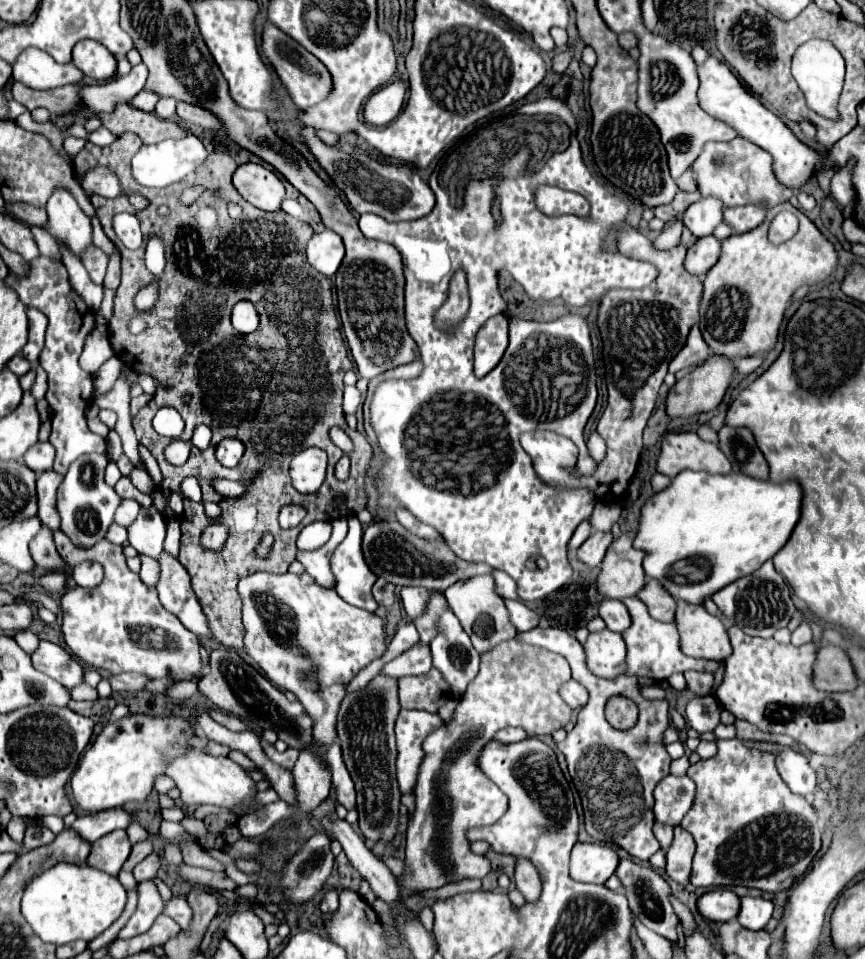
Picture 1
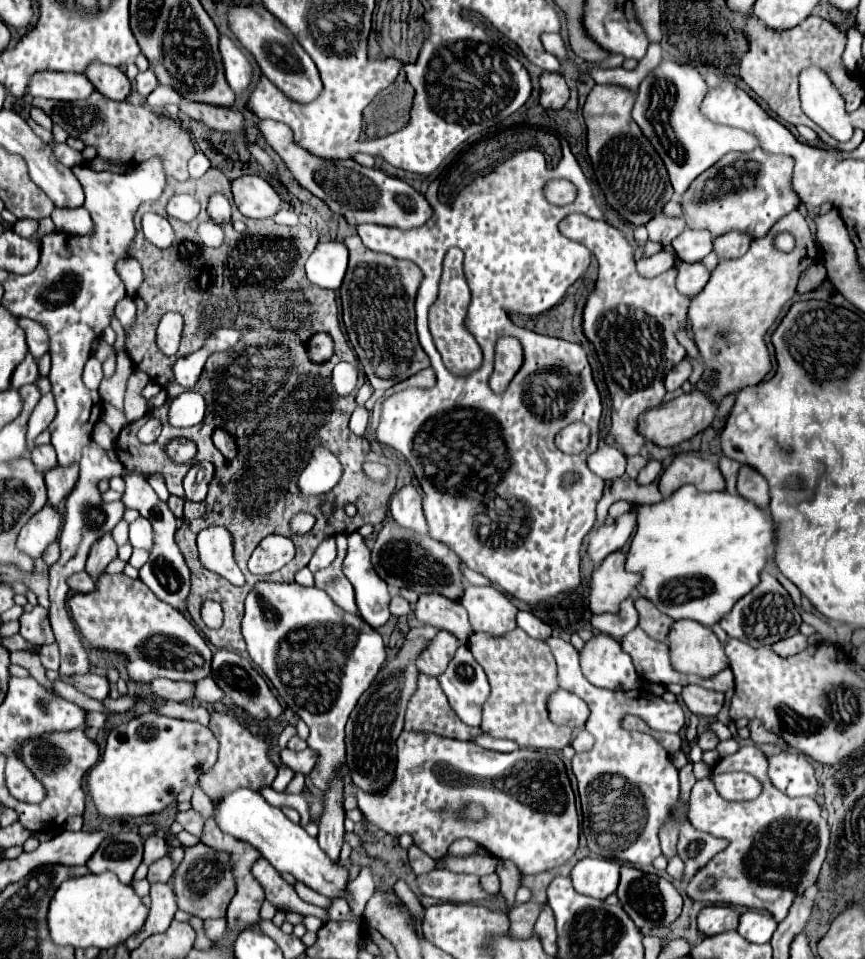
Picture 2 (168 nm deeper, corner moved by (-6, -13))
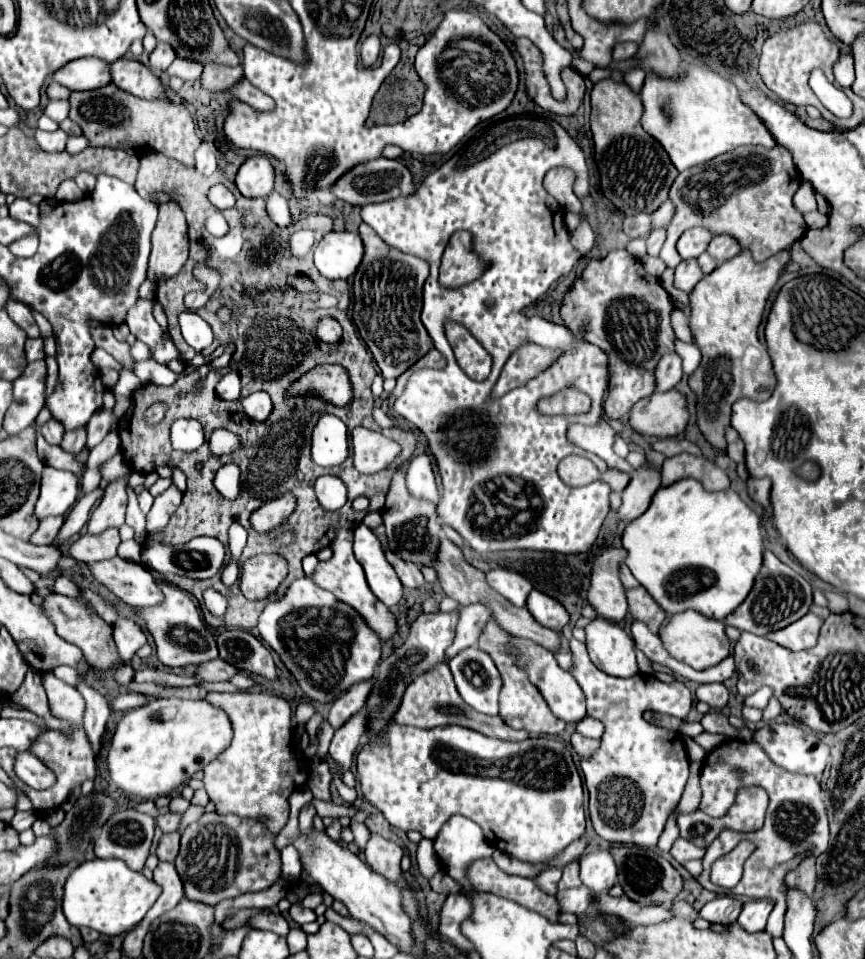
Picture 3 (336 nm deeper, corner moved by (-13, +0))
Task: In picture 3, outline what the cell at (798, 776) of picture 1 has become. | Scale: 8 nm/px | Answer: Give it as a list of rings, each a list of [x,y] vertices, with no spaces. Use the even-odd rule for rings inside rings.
[[[767,722],[761,728],[753,732],[753,740],[767,752],[767,756],[781,768],[799,772],[799,774],[813,774],[821,776],[827,762],[829,762],[829,746],[819,740],[813,730],[807,730],[801,724],[777,724],[777,722]]]

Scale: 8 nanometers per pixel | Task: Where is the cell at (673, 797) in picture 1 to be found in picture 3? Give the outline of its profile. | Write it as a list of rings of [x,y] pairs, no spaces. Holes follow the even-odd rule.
[[[679,838],[679,840],[673,844],[673,848],[671,848],[671,856],[673,856],[679,864],[683,864],[683,862],[687,862],[687,860],[703,858],[703,854],[705,854],[703,848],[697,848],[695,844],[691,844],[691,842],[683,840],[683,838]]]

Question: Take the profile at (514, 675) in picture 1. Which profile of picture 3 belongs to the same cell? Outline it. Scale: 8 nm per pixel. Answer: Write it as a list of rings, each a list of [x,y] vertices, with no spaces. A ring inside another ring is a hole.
[[[491,620],[485,626],[485,630],[483,630],[481,638],[479,638],[479,648],[489,652],[489,656],[493,658],[493,662],[499,668],[501,678],[503,678],[503,690],[499,694],[499,706],[501,706],[499,716],[511,728],[527,730],[529,734],[539,734],[541,736],[541,734],[559,734],[559,732],[563,732],[565,722],[559,720],[557,716],[553,716],[553,712],[549,712],[549,706],[543,700],[541,692],[527,680],[527,674],[521,668],[515,666],[515,658],[507,652],[507,644],[505,644],[507,640],[509,640],[509,634],[503,628],[499,628],[499,624],[495,620]]]

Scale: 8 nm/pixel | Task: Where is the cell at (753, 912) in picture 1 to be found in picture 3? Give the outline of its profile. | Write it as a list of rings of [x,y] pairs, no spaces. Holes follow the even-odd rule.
[[[749,900],[743,904],[743,910],[737,922],[747,932],[761,932],[767,924],[771,910],[773,910],[771,900]]]

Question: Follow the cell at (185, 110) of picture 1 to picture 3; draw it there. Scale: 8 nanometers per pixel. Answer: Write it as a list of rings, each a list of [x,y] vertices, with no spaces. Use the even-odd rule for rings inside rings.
[[[205,64],[203,74],[201,74],[201,86],[213,92],[225,92],[241,78],[243,78],[241,66],[229,68],[225,64]]]

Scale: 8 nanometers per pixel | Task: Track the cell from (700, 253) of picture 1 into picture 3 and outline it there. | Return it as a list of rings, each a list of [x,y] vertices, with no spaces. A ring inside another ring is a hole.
[[[683,260],[675,268],[675,282],[673,284],[675,284],[675,288],[689,294],[701,278],[703,278],[703,270],[699,268],[697,260]]]

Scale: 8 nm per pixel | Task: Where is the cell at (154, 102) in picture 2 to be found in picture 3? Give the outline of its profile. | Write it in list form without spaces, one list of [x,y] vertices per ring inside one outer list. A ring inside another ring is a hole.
[[[175,58],[173,64],[169,66],[167,74],[169,76],[179,76],[183,80],[197,80],[201,76],[201,70],[203,70],[203,64],[197,64],[193,60],[181,60],[181,58]]]

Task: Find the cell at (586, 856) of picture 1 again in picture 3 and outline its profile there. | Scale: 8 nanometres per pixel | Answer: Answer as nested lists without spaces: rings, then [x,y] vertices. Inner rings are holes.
[[[593,850],[581,856],[581,882],[595,894],[607,892],[617,882],[617,866],[607,850]]]

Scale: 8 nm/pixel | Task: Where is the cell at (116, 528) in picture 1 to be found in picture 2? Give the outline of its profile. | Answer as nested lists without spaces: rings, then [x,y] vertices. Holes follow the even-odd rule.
[[[120,521],[120,523],[114,527],[112,537],[114,537],[114,541],[116,541],[118,547],[122,547],[122,545],[128,543],[128,525],[126,525],[126,521]]]

